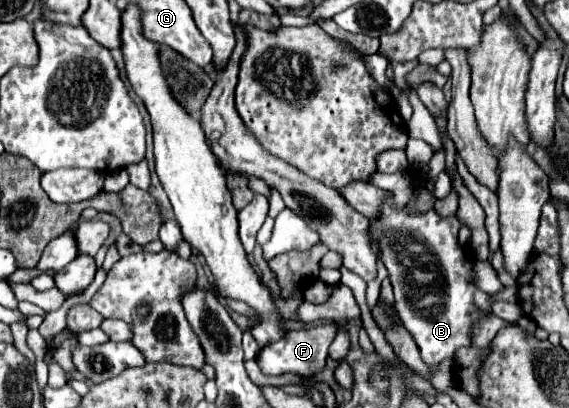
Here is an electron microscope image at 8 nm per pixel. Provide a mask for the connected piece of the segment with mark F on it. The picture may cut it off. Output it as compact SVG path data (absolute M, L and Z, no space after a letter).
M320 325L306 331L292 331L282 341L276 341L262 349L256 357L262 373L266 375L282 375L282 373L298 373L298 375L314 375L318 373L328 357L328 347L336 337L336 325Z

